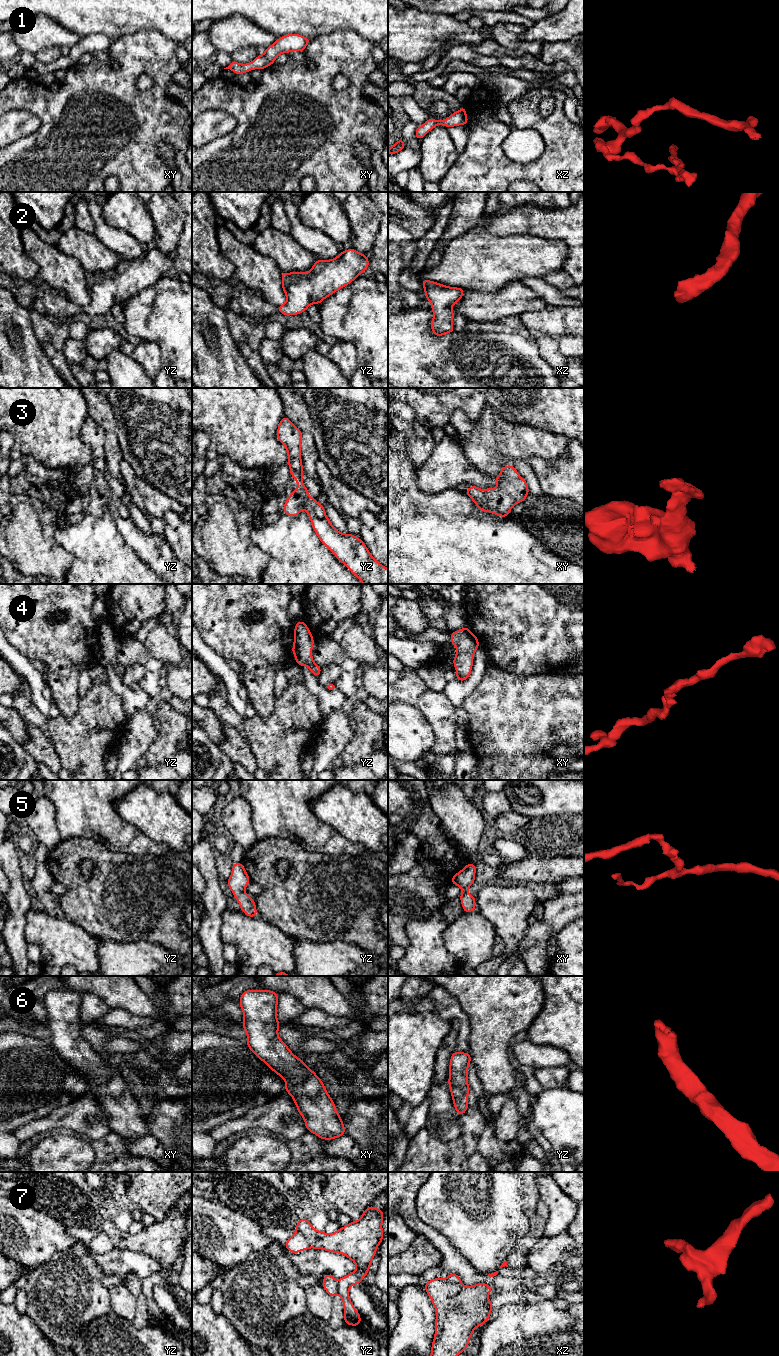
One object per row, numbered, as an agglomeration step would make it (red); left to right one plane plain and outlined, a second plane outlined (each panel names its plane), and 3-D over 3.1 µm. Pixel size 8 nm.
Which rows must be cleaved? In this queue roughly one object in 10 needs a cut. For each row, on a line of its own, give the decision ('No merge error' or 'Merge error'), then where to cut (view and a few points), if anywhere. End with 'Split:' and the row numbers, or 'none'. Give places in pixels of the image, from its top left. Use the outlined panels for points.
1: No merge error. No split
2: No merge error. No split
3: No merge error. No split
4: No merge error. No split
5: No merge error. No split
6: No merge error. No split
7: No merge error. No split
Split: none

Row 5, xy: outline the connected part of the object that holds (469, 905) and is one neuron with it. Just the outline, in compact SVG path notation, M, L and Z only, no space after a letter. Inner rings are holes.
M468 863L464 869L456 873L451 879L451 884L457 885L463 890L459 898L463 911L466 913L472 912L476 908L475 896L467 892L467 889L475 882L475 872L475 864Z

